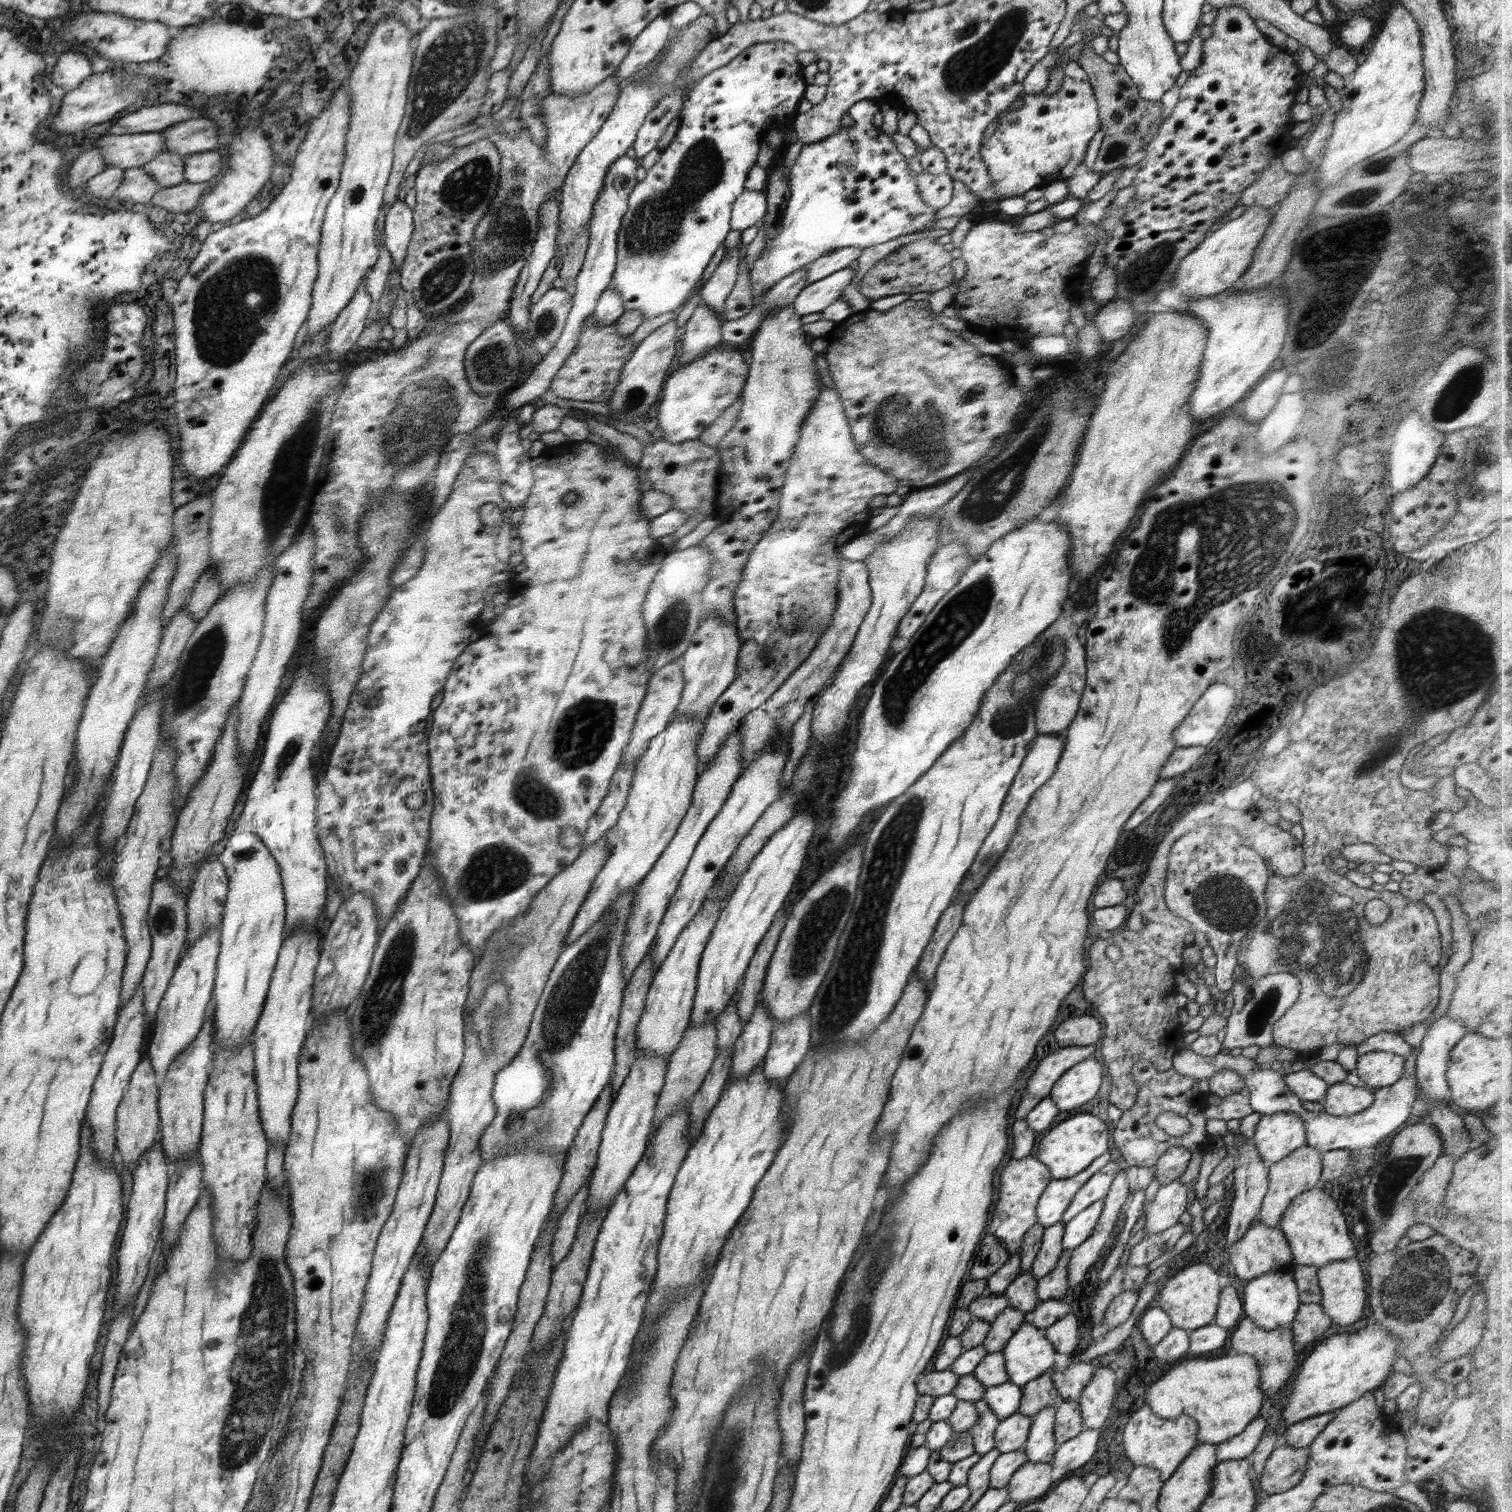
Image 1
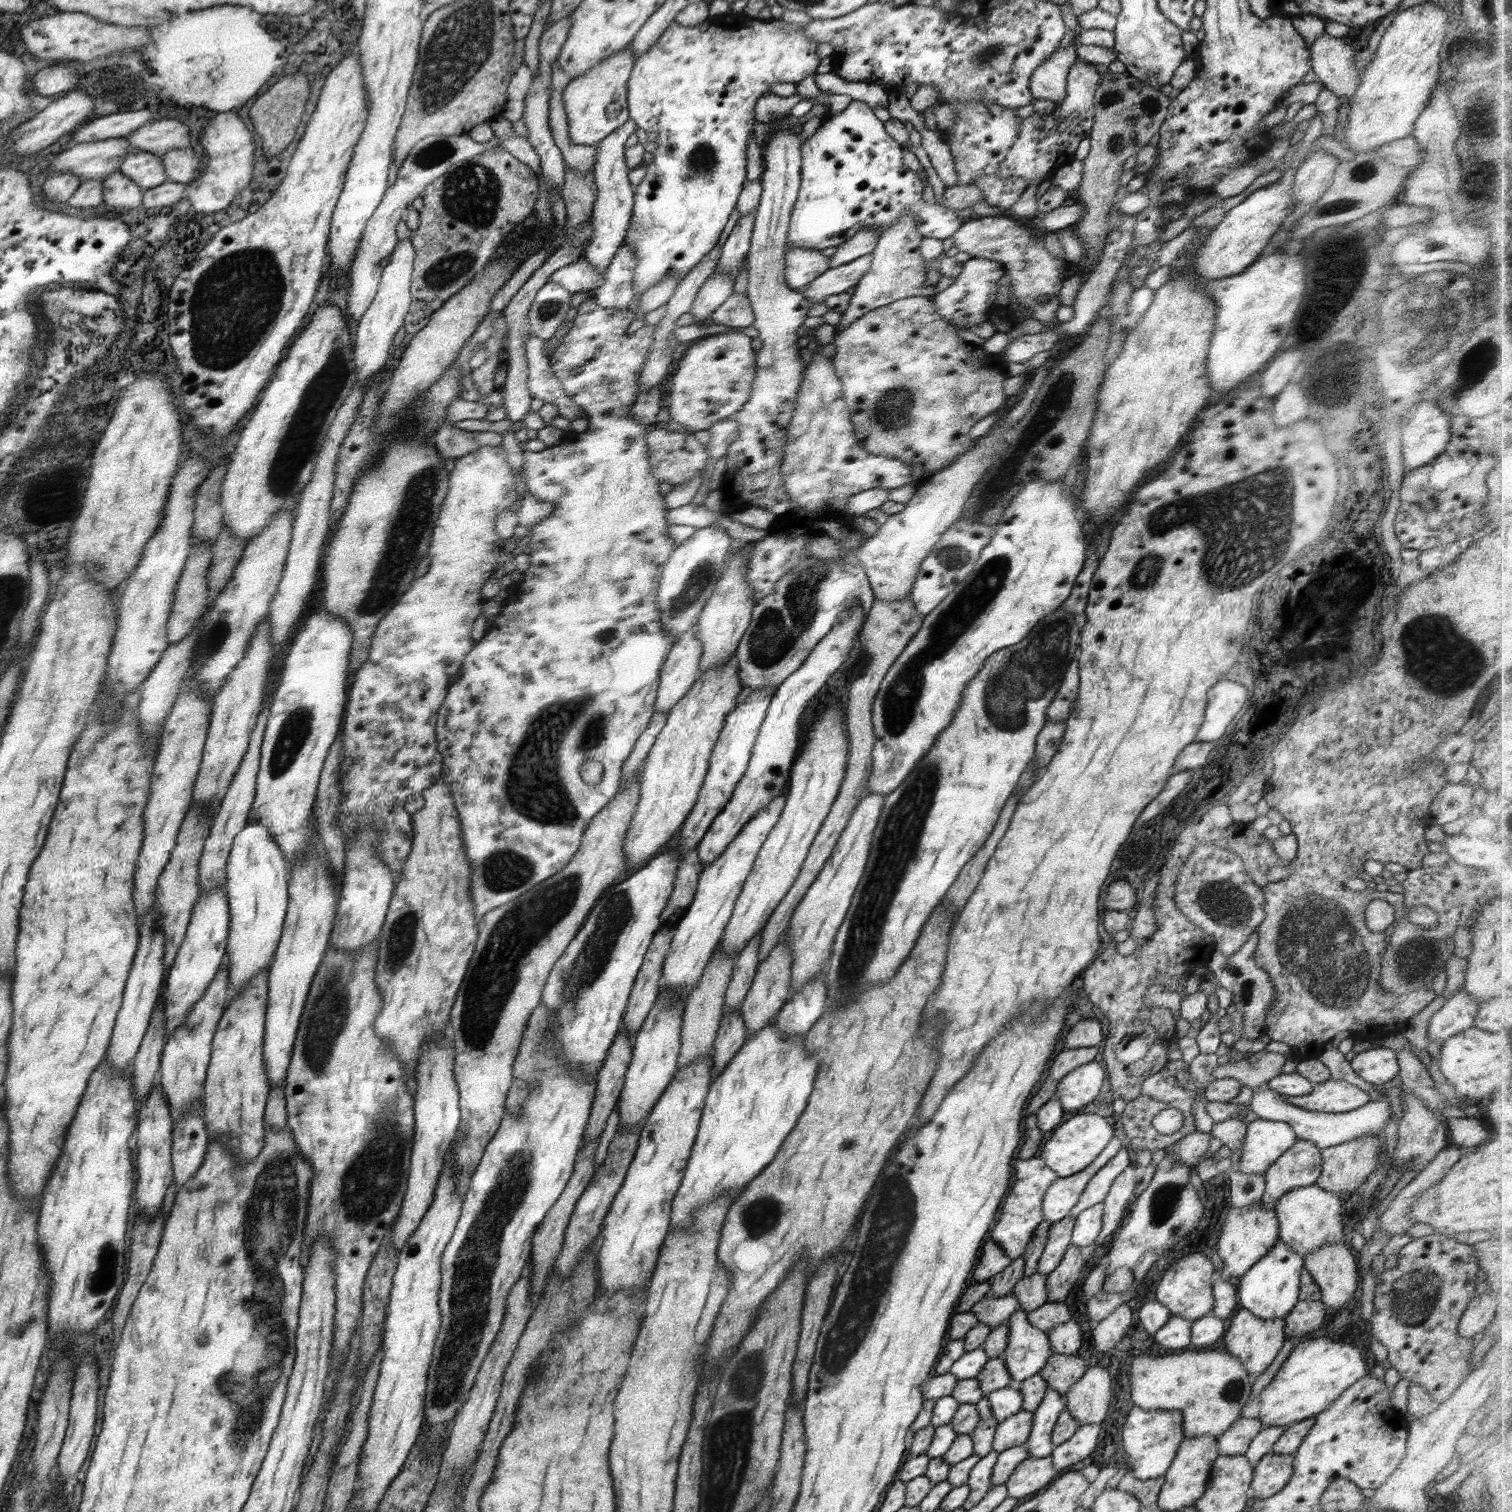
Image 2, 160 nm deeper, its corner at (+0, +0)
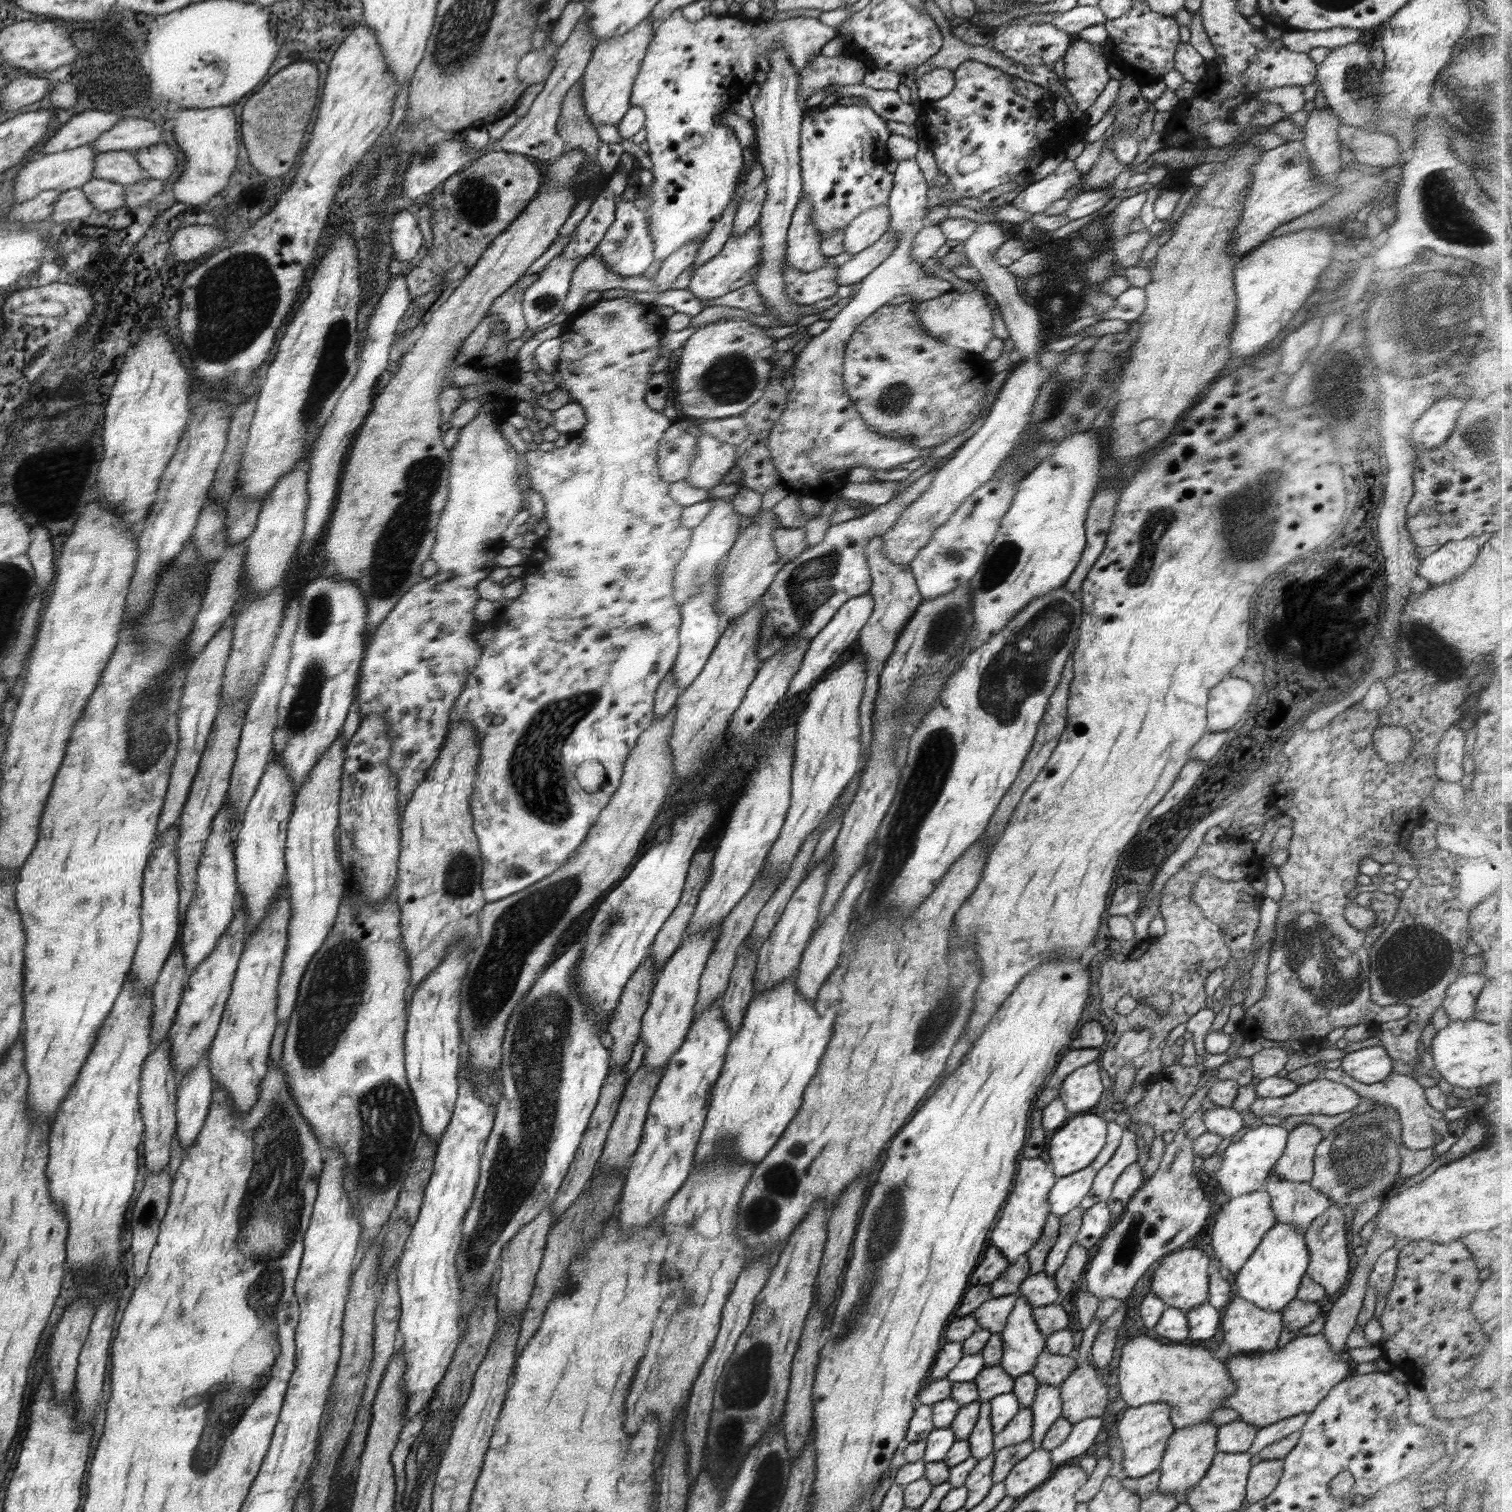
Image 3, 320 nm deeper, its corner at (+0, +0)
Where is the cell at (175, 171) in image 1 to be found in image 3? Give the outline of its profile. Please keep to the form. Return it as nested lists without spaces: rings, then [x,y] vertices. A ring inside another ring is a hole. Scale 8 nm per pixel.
[[[122,150],[98,153],[93,178],[129,185],[148,180],[150,176],[132,151]]]

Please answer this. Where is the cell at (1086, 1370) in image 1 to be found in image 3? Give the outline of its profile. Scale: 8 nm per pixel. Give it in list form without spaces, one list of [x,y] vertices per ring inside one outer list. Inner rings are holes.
[[[1046,1350],[1037,1358],[1029,1373],[1036,1377],[1040,1385],[1059,1387],[1077,1366],[1074,1355],[1052,1354]]]

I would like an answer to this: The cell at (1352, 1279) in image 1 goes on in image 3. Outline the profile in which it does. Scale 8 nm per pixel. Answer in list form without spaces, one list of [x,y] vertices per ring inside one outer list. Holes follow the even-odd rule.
[[[1332,1204],[1326,1212],[1318,1216],[1310,1228],[1306,1230],[1304,1237],[1309,1252],[1309,1265],[1306,1275],[1314,1282],[1321,1284],[1326,1294],[1332,1296],[1343,1284],[1347,1283],[1350,1272],[1350,1256],[1348,1255],[1348,1240],[1346,1240],[1346,1220],[1344,1212],[1339,1204]]]

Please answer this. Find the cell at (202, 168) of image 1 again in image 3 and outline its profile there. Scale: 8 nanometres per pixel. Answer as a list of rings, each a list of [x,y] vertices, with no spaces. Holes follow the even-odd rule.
[[[165,142],[156,143],[148,146],[148,148],[139,148],[137,151],[132,151],[140,161],[141,167],[149,172],[152,179],[167,180],[168,177],[176,170],[178,157]]]

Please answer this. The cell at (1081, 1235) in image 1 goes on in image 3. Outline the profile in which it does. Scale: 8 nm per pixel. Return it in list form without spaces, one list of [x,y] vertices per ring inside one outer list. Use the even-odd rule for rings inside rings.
[[[1106,1201],[1094,1204],[1082,1215],[1076,1243],[1087,1249],[1092,1248],[1094,1244],[1098,1244],[1102,1240],[1102,1236],[1112,1228],[1114,1222]]]

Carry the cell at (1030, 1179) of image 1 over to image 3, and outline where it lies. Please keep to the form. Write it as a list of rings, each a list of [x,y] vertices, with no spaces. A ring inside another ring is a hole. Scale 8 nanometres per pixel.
[[[1040,1157],[1022,1158],[1018,1162],[1018,1172],[1014,1178],[1012,1191],[1006,1198],[995,1229],[990,1232],[991,1244],[998,1248],[1009,1263],[1025,1255],[1040,1238],[1046,1218],[1050,1215],[1049,1194],[1057,1180],[1052,1164],[1044,1162]]]

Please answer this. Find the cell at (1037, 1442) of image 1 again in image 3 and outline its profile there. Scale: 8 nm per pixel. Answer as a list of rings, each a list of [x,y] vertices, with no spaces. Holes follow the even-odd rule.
[[[1041,1384],[1035,1392],[1032,1411],[1031,1439],[1035,1449],[1041,1448],[1046,1432],[1056,1423],[1062,1414],[1062,1399],[1059,1387]]]

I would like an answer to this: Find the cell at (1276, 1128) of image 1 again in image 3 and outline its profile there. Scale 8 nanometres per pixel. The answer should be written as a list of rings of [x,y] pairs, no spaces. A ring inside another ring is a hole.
[[[1260,1125],[1247,1131],[1239,1142],[1230,1144],[1222,1155],[1222,1166],[1215,1172],[1219,1188],[1229,1198],[1263,1189],[1272,1169],[1285,1152],[1289,1130],[1279,1125]]]

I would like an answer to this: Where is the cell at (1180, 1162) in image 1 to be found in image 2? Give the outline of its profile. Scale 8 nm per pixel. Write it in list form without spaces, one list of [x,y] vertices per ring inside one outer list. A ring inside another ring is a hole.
[[[1198,1130],[1184,1135],[1178,1143],[1166,1148],[1166,1154],[1189,1168],[1194,1168],[1209,1151],[1210,1136],[1209,1130]]]

